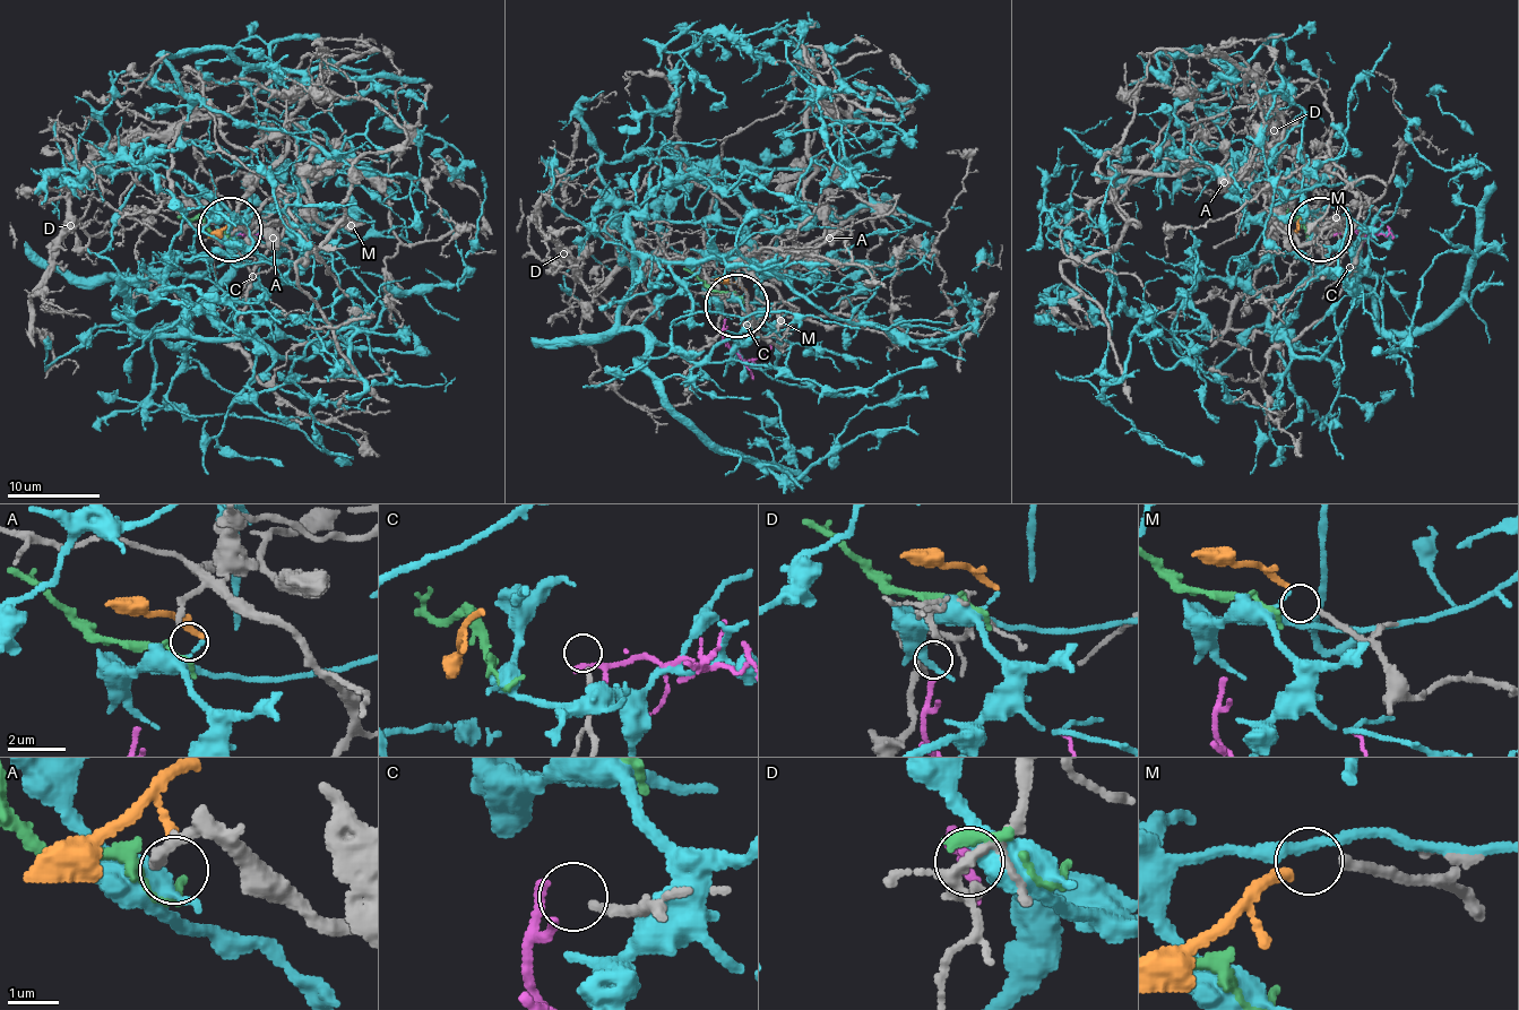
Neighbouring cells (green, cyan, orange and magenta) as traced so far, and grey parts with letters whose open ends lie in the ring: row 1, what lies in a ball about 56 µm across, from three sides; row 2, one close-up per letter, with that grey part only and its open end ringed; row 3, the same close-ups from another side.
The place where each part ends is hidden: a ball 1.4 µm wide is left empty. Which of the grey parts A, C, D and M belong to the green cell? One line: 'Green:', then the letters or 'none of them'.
Green: none of them

